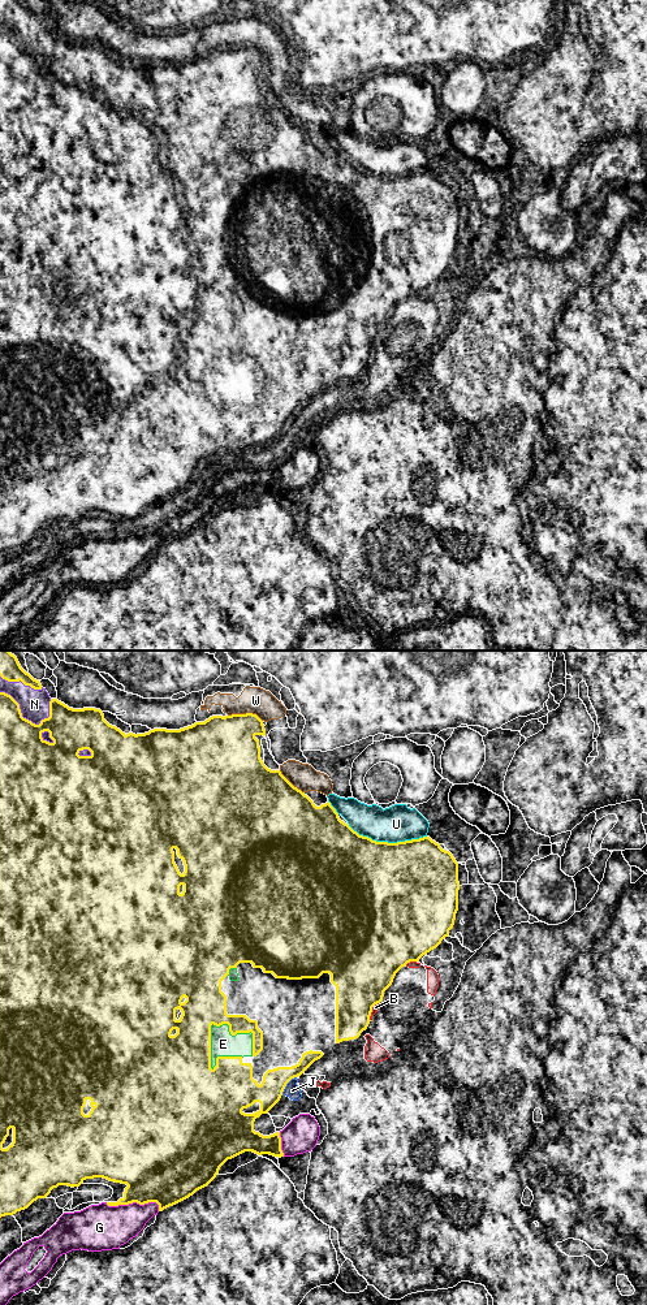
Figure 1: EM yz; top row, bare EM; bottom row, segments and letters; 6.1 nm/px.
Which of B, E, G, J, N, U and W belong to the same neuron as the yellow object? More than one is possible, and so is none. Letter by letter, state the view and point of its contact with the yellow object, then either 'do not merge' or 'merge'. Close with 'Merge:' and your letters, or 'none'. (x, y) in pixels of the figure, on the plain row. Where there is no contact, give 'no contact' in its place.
B: meets yellow in yz at (371, 345); do not merge
E: meets yellow in yz at (212, 357); merge
G: meets yellow in yz at (134, 535); do not merge
J: meets yellow in yz at (285, 419); do not merge
N: meets yellow in yz at (21, 48); merge
U: meets yellow in yz at (387, 176); do not merge
W: meets yellow in yz at (245, 48); do not merge
Merge: E, N

